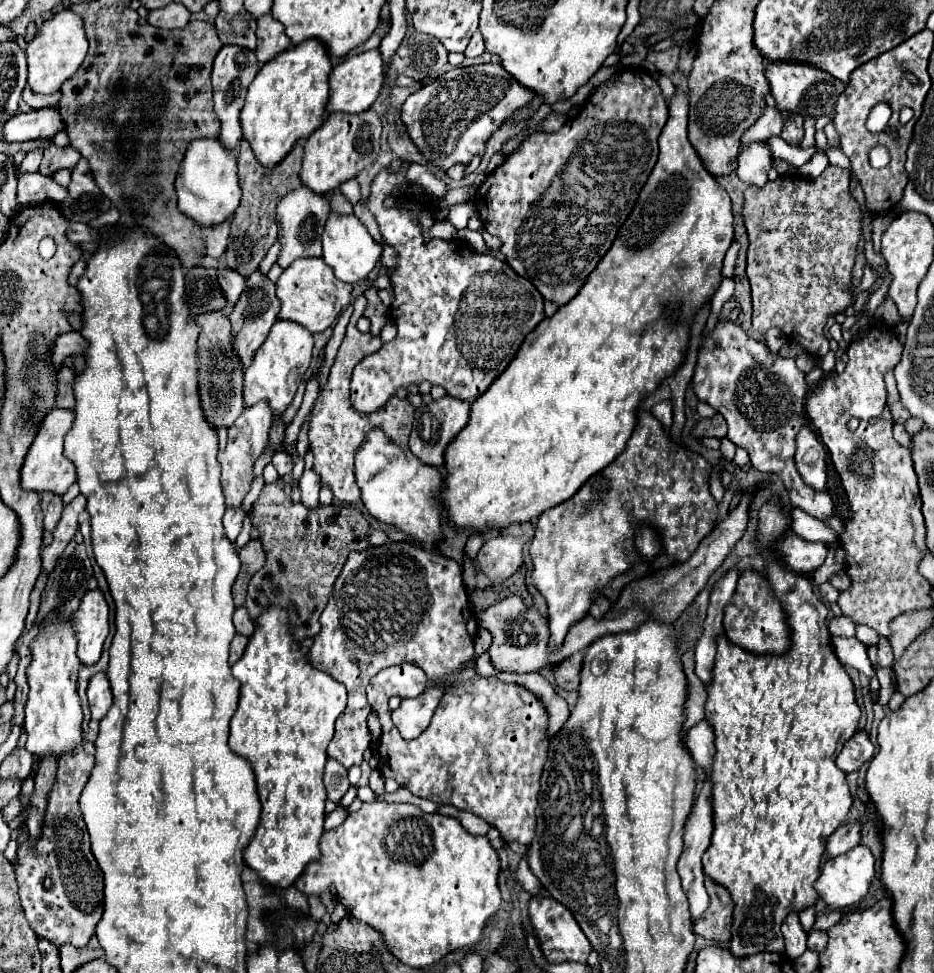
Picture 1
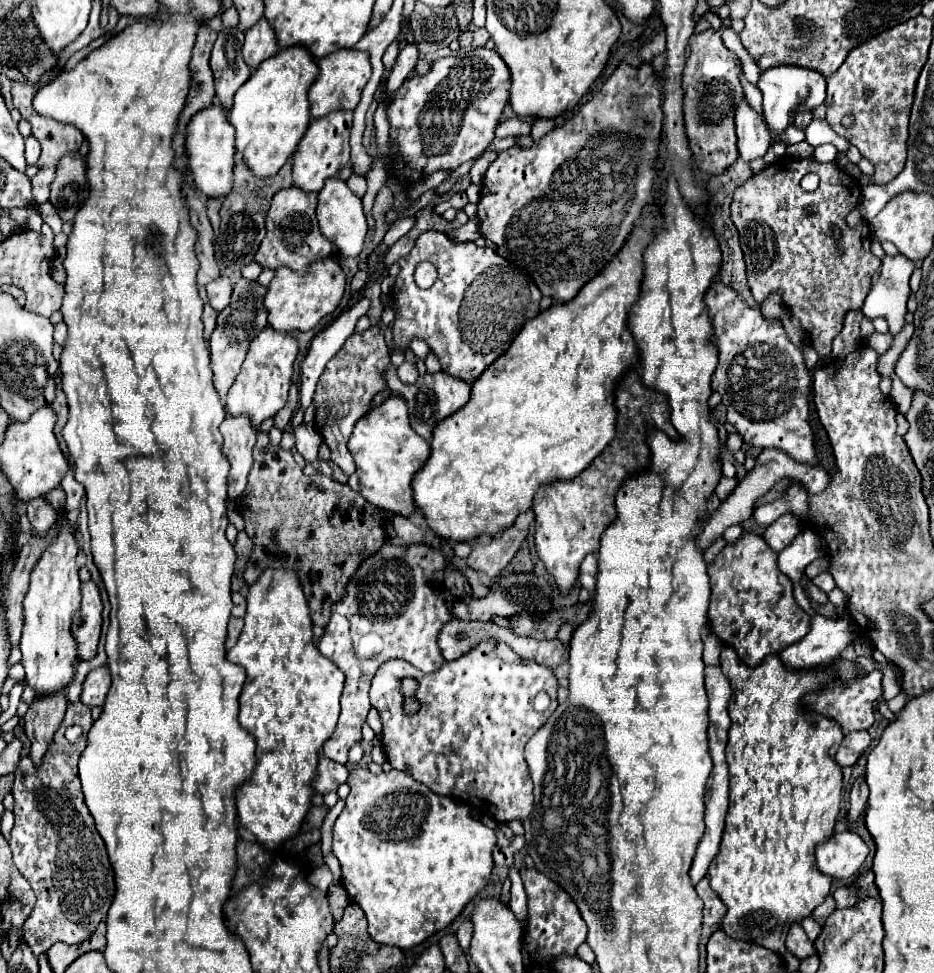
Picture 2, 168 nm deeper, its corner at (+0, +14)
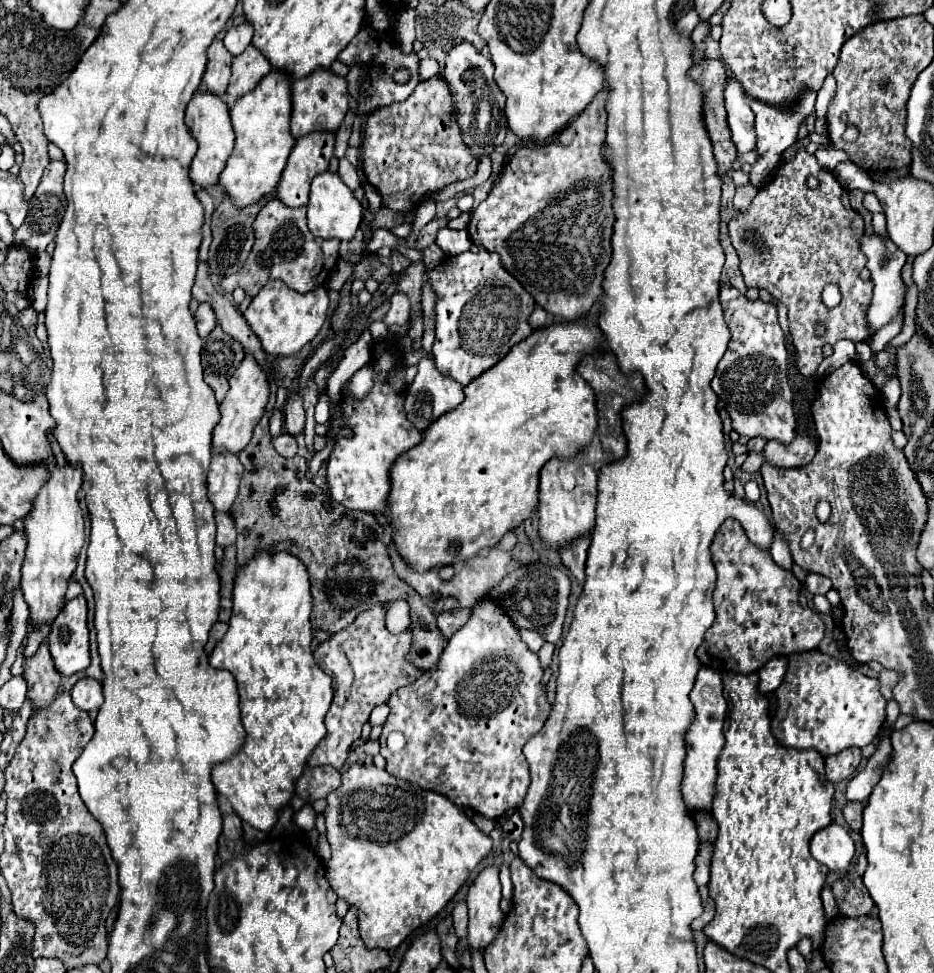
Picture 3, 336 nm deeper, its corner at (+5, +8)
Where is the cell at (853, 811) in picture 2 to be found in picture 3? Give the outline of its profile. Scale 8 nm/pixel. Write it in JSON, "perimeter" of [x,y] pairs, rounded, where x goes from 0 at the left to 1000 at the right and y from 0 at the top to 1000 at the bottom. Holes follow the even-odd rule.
{"perimeter":[[[949,756],[949,758],[944,758],[938,775],[929,781],[929,785],[908,804],[906,820],[908,822],[919,822],[919,824],[929,822],[934,810],[942,804],[944,791],[949,789],[953,779],[955,779],[955,765],[953,765],[953,758]]]}

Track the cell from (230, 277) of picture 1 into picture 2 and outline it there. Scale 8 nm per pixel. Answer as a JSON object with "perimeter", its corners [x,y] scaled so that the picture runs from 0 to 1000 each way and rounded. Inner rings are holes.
{"perimeter":[[[234,284],[226,292],[222,292],[222,302],[224,302],[226,314],[232,321],[237,321],[245,312],[247,300],[249,300],[249,290],[247,290],[245,284]]]}

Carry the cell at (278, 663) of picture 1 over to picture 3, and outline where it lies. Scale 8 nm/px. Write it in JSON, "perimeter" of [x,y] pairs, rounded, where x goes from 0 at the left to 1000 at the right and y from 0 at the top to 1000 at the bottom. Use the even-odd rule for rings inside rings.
{"perimeter":[[[278,565],[263,582],[255,584],[253,588],[244,650],[223,674],[225,684],[242,687],[246,693],[251,693],[257,713],[259,744],[263,750],[259,769],[246,777],[246,781],[227,789],[227,804],[231,812],[246,822],[251,835],[261,845],[281,855],[287,855],[296,847],[298,832],[315,818],[315,806],[321,800],[330,777],[349,754],[347,736],[355,721],[355,699],[340,687],[334,676],[336,654],[332,643],[332,629],[334,610],[328,582],[315,573],[315,569]]]}

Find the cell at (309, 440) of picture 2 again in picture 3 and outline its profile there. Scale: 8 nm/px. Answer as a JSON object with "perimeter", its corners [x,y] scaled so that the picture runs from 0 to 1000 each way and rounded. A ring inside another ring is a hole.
{"perimeter":[[[317,403],[308,409],[304,417],[304,436],[308,446],[321,446],[325,442],[325,419],[323,419],[323,407]]]}

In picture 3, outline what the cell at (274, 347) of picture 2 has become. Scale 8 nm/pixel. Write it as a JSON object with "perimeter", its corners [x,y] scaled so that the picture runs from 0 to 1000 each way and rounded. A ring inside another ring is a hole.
{"perimeter":[[[263,366],[259,374],[253,378],[253,382],[246,388],[246,399],[242,403],[242,409],[236,415],[236,434],[229,440],[229,450],[227,450],[227,460],[229,465],[246,465],[255,467],[270,450],[270,442],[276,436],[276,432],[283,425],[283,419],[289,409],[289,393],[285,393],[285,382],[272,372],[272,368]]]}

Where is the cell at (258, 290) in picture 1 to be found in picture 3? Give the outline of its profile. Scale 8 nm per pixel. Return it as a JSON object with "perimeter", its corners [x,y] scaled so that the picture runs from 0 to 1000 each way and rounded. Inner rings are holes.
{"perimeter":[[[231,335],[221,347],[221,356],[216,356],[216,378],[218,393],[227,399],[233,413],[240,411],[240,405],[244,401],[244,388],[251,384],[259,370],[259,356]]]}

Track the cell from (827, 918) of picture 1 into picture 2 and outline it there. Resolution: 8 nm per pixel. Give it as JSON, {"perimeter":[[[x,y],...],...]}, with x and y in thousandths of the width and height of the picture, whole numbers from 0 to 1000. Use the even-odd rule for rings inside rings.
{"perimeter":[[[896,913],[892,917],[892,923],[894,923],[896,933],[909,933],[918,927],[918,919],[915,919],[913,913]]]}

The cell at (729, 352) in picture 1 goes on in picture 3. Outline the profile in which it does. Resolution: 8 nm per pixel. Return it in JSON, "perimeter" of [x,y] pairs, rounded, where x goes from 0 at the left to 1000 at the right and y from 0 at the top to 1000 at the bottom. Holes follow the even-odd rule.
{"perimeter":[[[773,292],[771,312],[775,317],[775,329],[782,335],[784,349],[767,378],[762,401],[775,409],[777,421],[784,430],[784,440],[790,446],[799,446],[803,450],[818,448],[822,452],[831,450],[839,456],[848,454],[852,432],[842,382],[844,360],[839,356],[839,341],[833,333],[829,312],[816,310],[814,306],[805,310],[782,292]]]}

